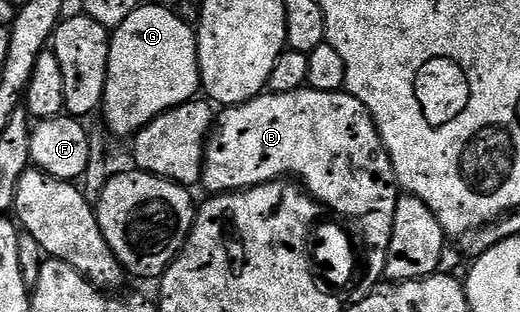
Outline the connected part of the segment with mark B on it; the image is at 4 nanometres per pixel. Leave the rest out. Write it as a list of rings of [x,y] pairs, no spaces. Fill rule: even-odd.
[[[312,88],[297,89],[288,95],[276,95],[269,91],[263,92],[260,97],[253,97],[250,101],[245,101],[242,105],[232,105],[223,108],[217,114],[216,120],[211,128],[209,138],[206,142],[206,154],[202,159],[202,179],[200,182],[201,188],[206,188],[205,191],[210,195],[219,193],[229,193],[240,189],[249,189],[255,181],[266,180],[272,177],[275,173],[286,172],[302,173],[306,177],[306,181],[310,182],[310,188],[317,193],[322,200],[330,201],[335,208],[342,209],[345,213],[354,213],[354,216],[362,218],[362,223],[366,229],[366,236],[369,238],[370,244],[374,245],[373,253],[371,253],[371,277],[379,282],[383,280],[386,271],[386,252],[388,251],[388,243],[392,239],[392,219],[396,219],[396,203],[400,196],[400,186],[398,176],[394,174],[392,167],[392,159],[388,155],[388,151],[382,146],[382,136],[379,135],[377,127],[374,125],[372,115],[364,107],[364,103],[360,103],[360,99],[356,99],[345,91],[341,93],[329,93],[328,91],[316,91]]]

